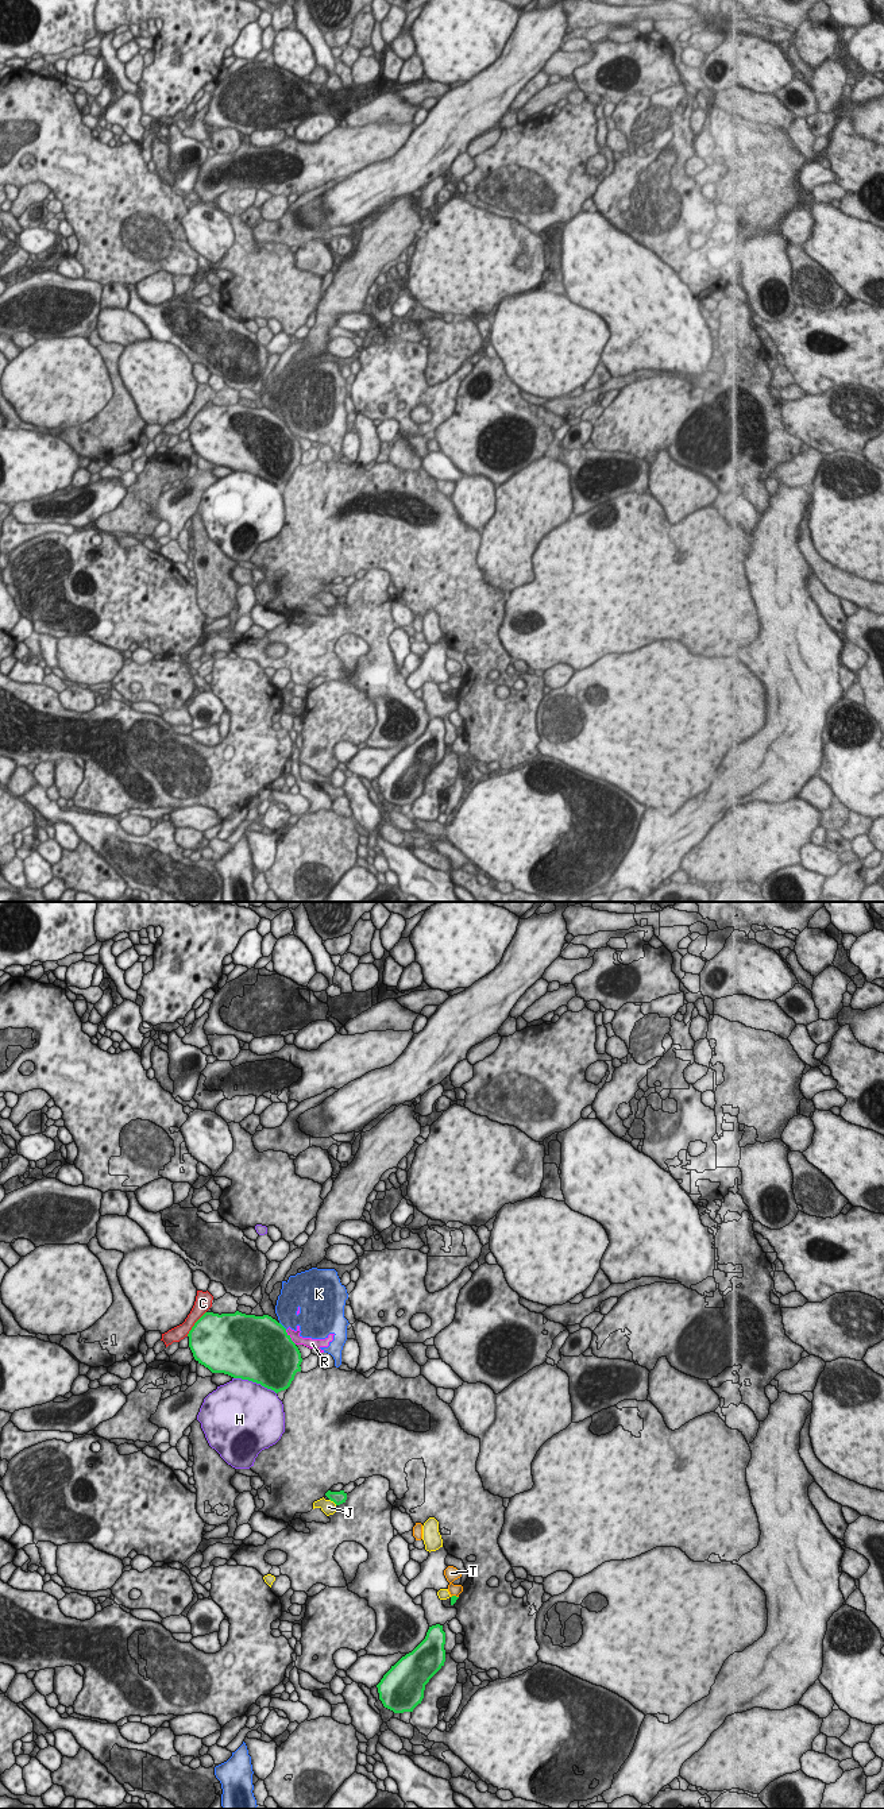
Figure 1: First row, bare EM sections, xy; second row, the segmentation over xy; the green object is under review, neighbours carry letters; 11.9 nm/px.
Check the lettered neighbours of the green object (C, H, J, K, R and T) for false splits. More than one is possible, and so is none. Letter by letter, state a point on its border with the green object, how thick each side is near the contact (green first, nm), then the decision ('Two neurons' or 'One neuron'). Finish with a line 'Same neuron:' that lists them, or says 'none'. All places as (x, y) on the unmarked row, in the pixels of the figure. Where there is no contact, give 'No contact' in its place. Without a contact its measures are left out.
C: Touches green at xy (195, 416). Thickness 500 nm (green) against 190 nm. Two neurons
H: Touches green at xy (255, 474). Thickness 550 nm (green) against 480 nm. Two neurons
J: Touches green at xy (334, 594). Thickness 160 nm (green) against 170 nm. Two neurons
K: Touches green at xy (282, 419). Thickness 500 nm (green) against 260 nm. Two neurons
R: Touches green at xy (289, 429). Thickness 500 nm (green) against 120 nm. Two neurons
T: Touches green at xy (454, 689). Thickness 70 nm (green) against 140 nm. Two neurons
Same neuron: none

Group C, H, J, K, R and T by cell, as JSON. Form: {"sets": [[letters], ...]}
{"sets": [["C"], ["H"], ["J"], ["K", "R"], ["T"]]}

